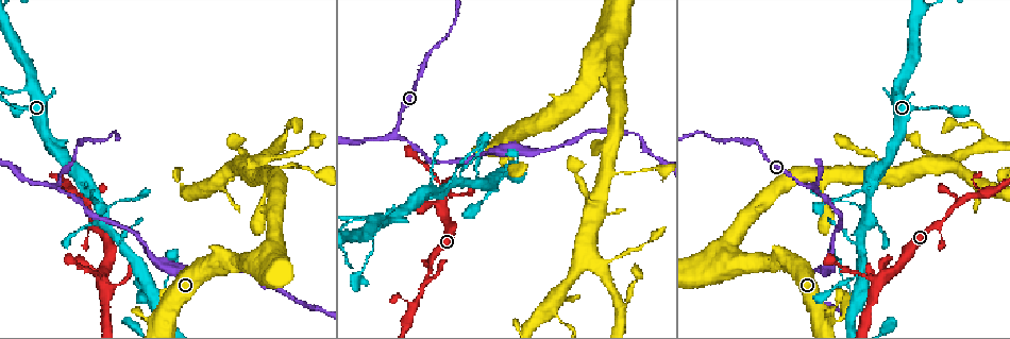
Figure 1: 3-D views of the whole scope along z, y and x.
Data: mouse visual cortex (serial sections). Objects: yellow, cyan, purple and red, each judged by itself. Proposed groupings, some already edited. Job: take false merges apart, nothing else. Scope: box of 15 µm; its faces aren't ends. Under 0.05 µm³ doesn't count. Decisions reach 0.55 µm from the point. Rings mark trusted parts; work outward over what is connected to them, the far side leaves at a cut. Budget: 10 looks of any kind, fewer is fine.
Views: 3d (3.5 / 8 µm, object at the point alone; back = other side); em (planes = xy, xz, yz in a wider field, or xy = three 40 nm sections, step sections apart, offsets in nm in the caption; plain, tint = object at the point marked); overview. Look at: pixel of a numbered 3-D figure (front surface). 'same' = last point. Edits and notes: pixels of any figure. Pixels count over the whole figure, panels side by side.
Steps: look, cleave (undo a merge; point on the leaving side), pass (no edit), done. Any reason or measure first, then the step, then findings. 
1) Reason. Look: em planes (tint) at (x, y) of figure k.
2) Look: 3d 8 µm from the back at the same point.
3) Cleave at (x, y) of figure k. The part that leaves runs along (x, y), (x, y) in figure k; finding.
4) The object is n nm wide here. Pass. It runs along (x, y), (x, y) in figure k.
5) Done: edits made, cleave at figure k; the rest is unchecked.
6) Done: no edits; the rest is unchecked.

Narrows sharply. Look: 3d 3.5 µm at (459, 196) of figure 1.

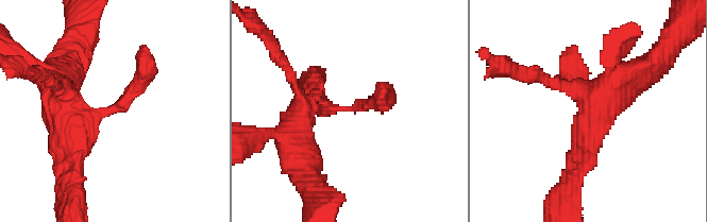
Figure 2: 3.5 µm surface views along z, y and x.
Look: em xy step 1 (plain) at (351, 109) of figure 2.

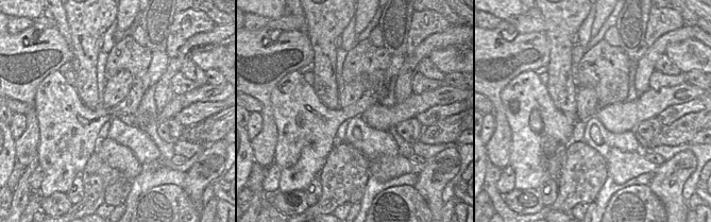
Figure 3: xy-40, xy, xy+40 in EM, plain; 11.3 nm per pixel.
With the object marked. Look: em xy step 1 (tint) at the same point.

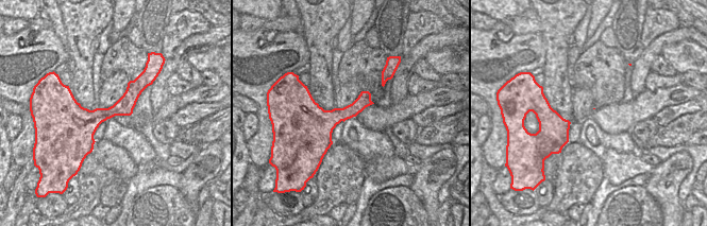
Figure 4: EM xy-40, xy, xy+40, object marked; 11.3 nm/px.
Pass. It runs along (147, 82), (110, 112), (67, 105) in figure 4; one cell here.

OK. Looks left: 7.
Side arm on a straight run. Look: 3d 3.5 µm at (867, 207) of figure 1.

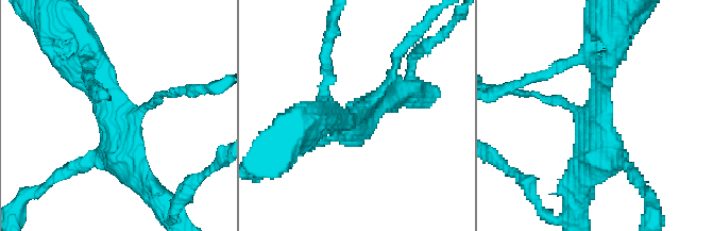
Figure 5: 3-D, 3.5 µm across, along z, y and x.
3 arms meet here; the arms are 150, 300, 400 nm wide; now the EM. Look: em xy step 2 (tint) at (351, 119) of figure 5.

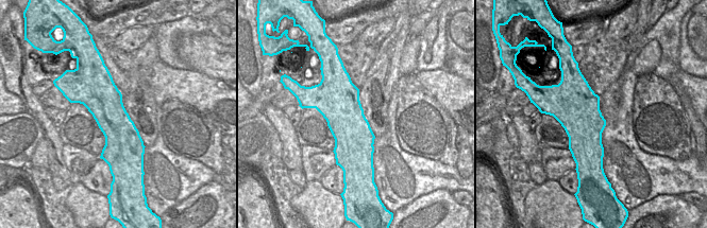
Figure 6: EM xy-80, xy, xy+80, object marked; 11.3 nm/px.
Pass. It runs along (87, 36), (130, 170) in figure 5; all the same cell.

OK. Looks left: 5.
Look: 3d 3.5 µm at (812, 186) of figure 1.

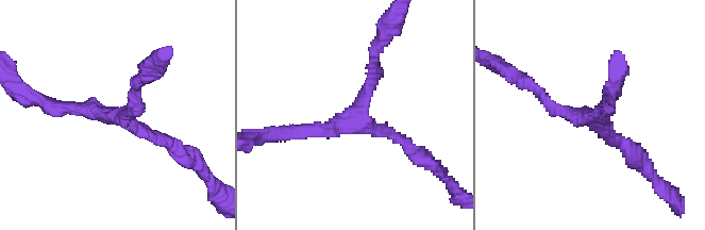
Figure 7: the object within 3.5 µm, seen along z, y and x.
3 arms meet here; the arms are 150, 150, 200 nm wide. Look: em planes (tint) at (595, 117) of figure 7.

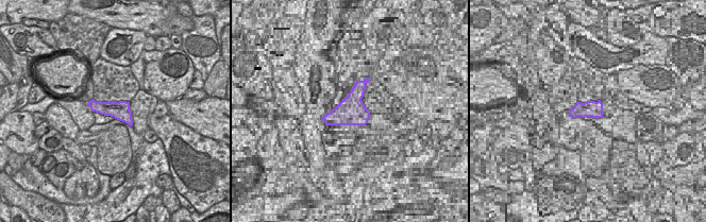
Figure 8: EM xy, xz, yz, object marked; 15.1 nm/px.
Pass. One cell here.

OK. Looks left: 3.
Look: em xy step 1 (tint) at (825, 322) of figure 1.

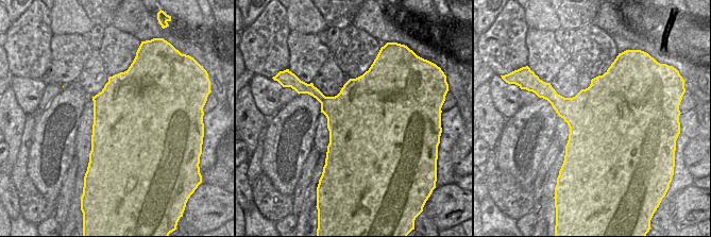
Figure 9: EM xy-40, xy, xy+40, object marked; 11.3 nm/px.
Wider look. Look: 3d 3.5 µm from the back at the same point.

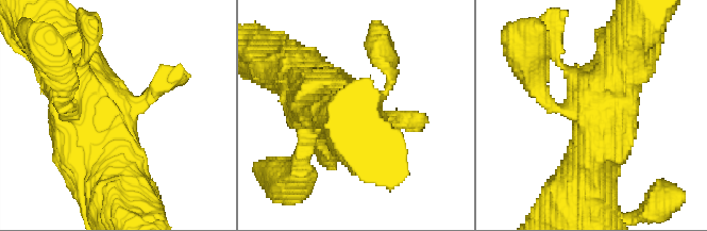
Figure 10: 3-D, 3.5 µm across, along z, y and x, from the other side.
Pass. It runs along (309, 87), (316, 109), (414, 122) in figure 10; all the same cell.

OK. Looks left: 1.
Done: no edits; the rest is unchecked.

